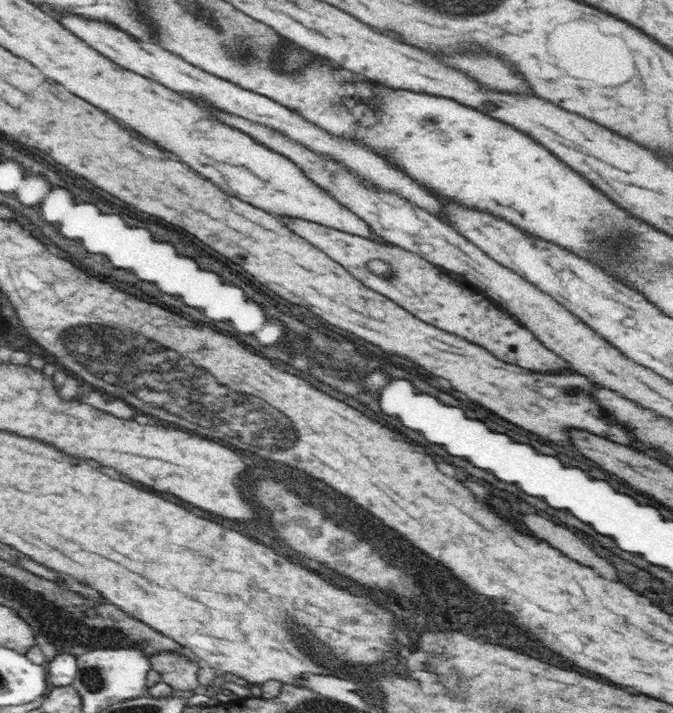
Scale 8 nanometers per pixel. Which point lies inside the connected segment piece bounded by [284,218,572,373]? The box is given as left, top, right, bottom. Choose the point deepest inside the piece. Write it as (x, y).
(446, 300)

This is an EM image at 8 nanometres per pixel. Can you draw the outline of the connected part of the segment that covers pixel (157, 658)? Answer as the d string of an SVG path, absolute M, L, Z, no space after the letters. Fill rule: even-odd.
M160 652L150 656L152 670L160 673L162 681L176 692L192 694L200 686L198 670L200 661L188 659L178 652Z

